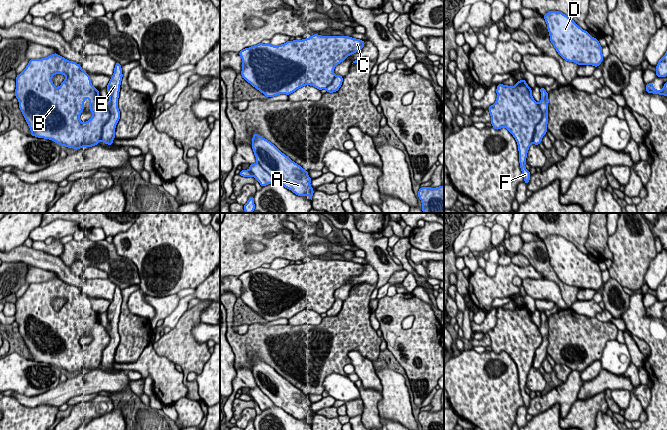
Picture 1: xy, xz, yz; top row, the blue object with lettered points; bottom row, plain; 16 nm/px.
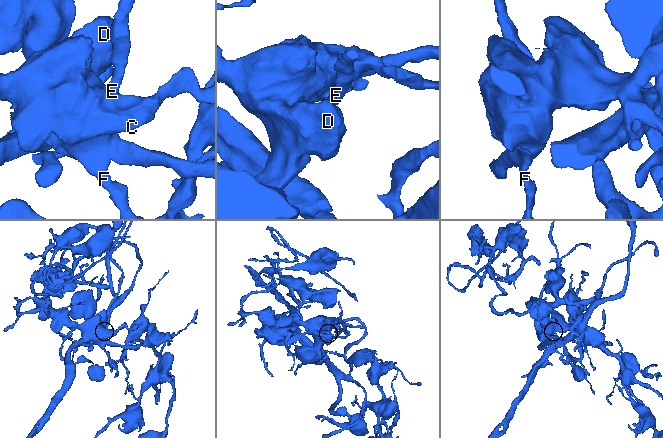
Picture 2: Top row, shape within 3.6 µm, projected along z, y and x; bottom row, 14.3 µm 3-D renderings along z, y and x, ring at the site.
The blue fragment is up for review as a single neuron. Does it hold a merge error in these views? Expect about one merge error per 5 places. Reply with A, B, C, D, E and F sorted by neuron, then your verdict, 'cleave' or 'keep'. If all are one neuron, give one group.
groups A B C D E F; keep

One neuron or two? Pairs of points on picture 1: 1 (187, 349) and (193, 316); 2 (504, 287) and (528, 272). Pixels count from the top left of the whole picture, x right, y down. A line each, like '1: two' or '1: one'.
1: one
2: one

